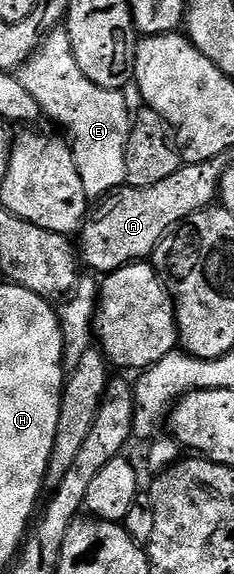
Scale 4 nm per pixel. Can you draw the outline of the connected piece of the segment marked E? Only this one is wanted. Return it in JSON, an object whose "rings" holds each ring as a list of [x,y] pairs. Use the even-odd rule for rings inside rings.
{"rings":[[[65,28],[45,35],[41,46],[20,67],[16,76],[36,99],[36,104],[48,108],[49,113],[51,110],[55,120],[62,122],[63,128],[67,130],[65,133],[87,199],[101,200],[125,186],[126,149],[132,125],[130,102],[125,98],[125,93],[115,92],[112,88],[100,88],[100,84],[92,84],[92,80],[80,72],[80,64],[76,64],[76,56],[72,56],[72,40],[68,40]]]}

